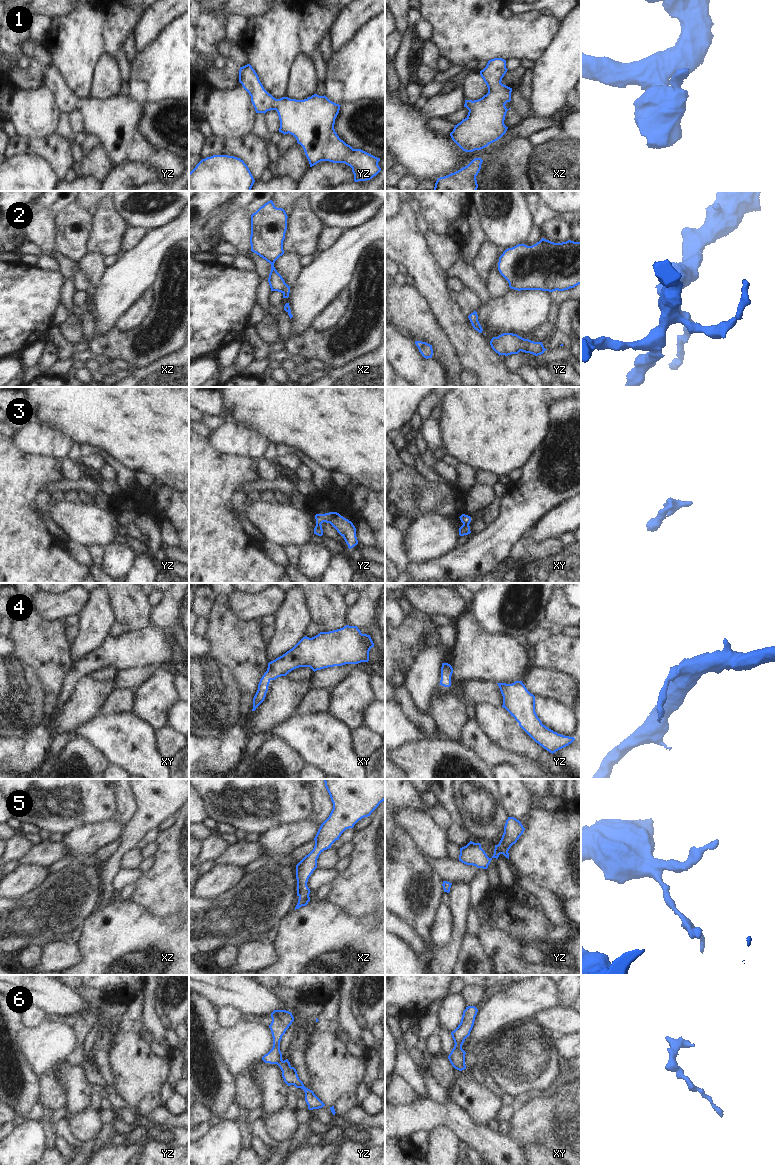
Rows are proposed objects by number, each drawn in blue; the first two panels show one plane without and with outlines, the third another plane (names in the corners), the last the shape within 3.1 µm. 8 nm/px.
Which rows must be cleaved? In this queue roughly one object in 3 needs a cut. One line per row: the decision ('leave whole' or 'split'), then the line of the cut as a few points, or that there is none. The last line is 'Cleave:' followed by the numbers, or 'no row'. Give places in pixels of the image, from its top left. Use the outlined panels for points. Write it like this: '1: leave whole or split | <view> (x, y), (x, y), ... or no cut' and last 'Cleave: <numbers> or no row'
1: leave whole | no cut
2: leave whole | no cut
3: split | xy (463, 523), (468, 525)
4: leave whole | no cut
5: leave whole | no cut
6: leave whole | no cut
Cleave: 3

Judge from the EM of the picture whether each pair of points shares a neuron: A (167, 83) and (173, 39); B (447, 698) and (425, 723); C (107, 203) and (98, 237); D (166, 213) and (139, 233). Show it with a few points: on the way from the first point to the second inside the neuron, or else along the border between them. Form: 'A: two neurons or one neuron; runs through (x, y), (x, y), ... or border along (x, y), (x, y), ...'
A: one neuron; runs through (167, 72), (173, 65), (173, 50)
B: two neurons; border along (426, 712), (433, 719), (437, 728)
C: one neuron; runs through (105, 211), (105, 229)
D: two neurons; border along (129, 226), (141, 226), (147, 231)

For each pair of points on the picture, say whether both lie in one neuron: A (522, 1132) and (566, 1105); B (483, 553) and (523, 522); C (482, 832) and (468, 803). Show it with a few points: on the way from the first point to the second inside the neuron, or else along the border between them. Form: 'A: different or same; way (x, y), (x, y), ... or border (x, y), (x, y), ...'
A: same; way (533, 1122), (545, 1121), (555, 1112)
B: same; way (493, 543), (513, 523)
C: same; way (483, 825), (483, 818), (475, 810)

